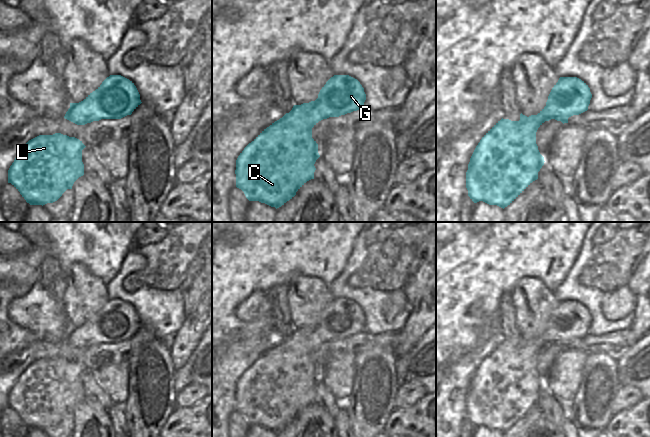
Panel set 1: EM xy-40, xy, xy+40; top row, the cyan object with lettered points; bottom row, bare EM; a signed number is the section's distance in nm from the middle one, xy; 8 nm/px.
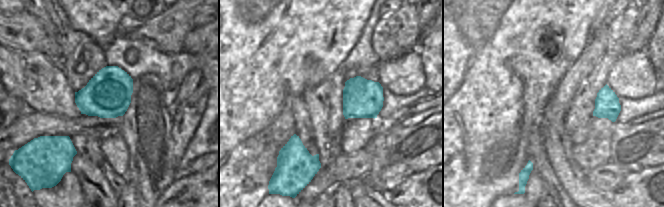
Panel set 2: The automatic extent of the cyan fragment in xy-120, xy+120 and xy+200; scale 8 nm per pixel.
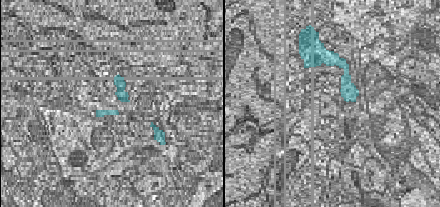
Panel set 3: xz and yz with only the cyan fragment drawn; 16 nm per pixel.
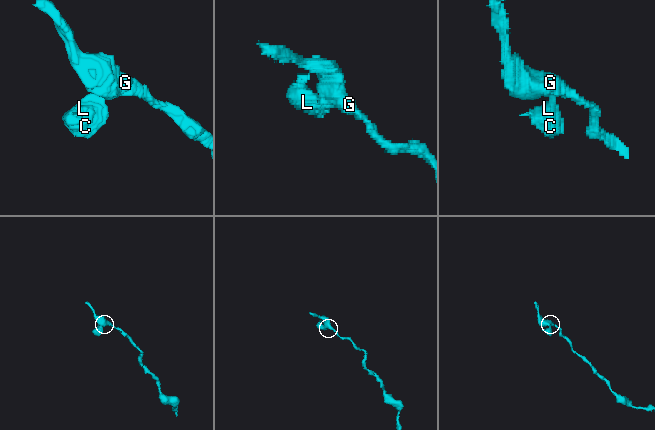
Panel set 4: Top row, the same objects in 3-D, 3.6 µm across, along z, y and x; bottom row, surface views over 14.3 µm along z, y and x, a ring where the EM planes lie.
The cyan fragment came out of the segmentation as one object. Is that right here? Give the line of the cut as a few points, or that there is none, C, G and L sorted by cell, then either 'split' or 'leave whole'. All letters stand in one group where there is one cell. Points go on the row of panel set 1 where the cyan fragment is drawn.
cut none; groups C G L; leave whole

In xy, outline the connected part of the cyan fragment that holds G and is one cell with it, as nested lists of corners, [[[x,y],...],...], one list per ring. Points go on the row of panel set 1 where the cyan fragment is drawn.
[[[334,75],[322,87],[315,101],[294,105],[289,113],[264,129],[240,153],[236,160],[236,187],[241,189],[249,201],[259,201],[276,209],[292,199],[309,180],[314,179],[314,164],[320,157],[318,144],[312,138],[312,128],[321,120],[339,117],[364,107],[366,94],[360,82],[349,75]]]

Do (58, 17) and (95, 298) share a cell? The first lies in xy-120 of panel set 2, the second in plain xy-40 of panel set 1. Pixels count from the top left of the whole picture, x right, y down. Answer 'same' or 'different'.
same

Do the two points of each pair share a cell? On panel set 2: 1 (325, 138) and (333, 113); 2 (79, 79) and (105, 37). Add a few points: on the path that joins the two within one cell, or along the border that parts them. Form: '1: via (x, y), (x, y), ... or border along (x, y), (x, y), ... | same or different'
1: via (325, 132), (327, 130), (327, 119) | same
2: border along (80, 32), (89, 35), (104, 50) | different

